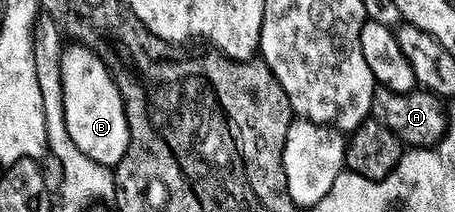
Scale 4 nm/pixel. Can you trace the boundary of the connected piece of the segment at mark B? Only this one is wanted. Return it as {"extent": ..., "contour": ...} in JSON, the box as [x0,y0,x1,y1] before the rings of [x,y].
{"extent":[62,44,129,167],"contour":[[[70,44],[62,55],[62,89],[66,127],[72,142],[96,163],[116,167],[127,151],[129,128],[123,99],[109,68],[84,45]]]}

